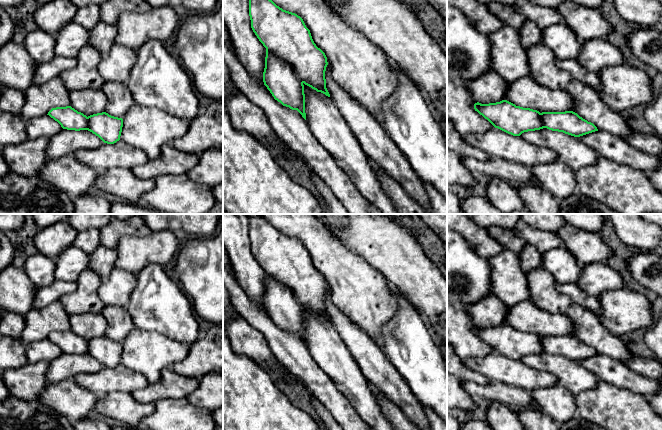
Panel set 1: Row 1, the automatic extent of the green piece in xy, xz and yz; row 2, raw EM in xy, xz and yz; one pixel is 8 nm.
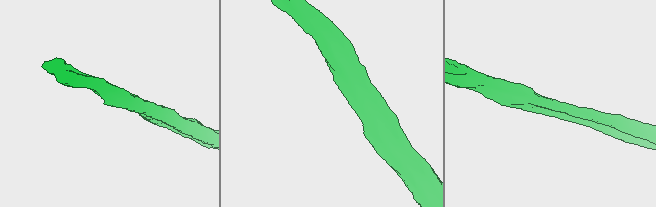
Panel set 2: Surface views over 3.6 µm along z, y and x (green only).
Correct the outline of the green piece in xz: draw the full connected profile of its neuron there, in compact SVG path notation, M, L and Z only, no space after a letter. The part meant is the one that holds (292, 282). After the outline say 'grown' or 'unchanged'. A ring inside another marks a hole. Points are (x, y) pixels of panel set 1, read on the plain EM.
M247 214L251 252L266 272L263 306L275 324L297 334L306 344L304 310L330 321L326 312L325 295L328 289L325 277L314 267L310 254L295 237L283 234L262 215Z; unchanged

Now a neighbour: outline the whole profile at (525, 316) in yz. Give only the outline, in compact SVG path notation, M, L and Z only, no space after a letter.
M525 300L509 307L505 322L523 332L542 336L573 335L574 323L562 314L552 314Z

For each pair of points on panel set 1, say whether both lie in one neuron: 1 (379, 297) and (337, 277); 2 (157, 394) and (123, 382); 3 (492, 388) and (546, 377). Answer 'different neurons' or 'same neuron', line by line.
1: same neuron
2: different neurons
3: different neurons

